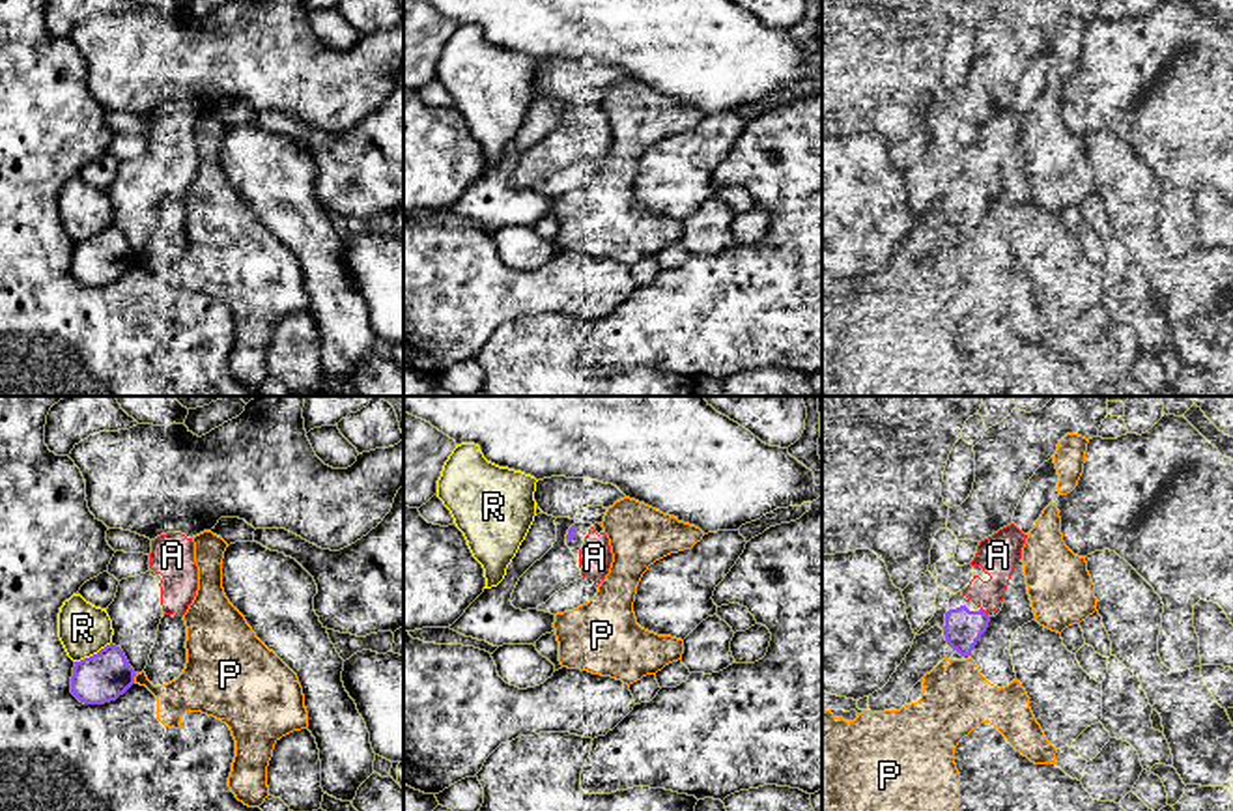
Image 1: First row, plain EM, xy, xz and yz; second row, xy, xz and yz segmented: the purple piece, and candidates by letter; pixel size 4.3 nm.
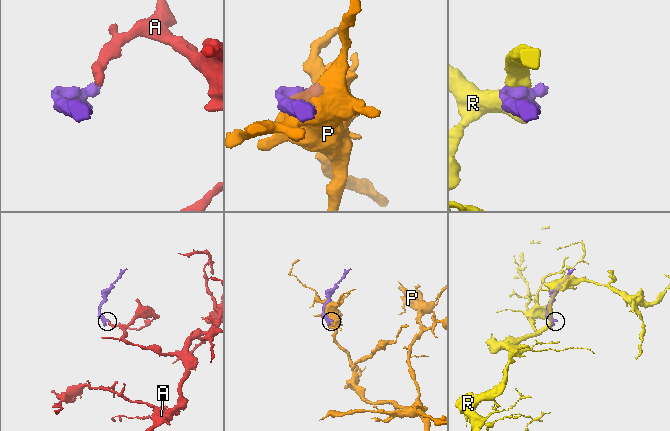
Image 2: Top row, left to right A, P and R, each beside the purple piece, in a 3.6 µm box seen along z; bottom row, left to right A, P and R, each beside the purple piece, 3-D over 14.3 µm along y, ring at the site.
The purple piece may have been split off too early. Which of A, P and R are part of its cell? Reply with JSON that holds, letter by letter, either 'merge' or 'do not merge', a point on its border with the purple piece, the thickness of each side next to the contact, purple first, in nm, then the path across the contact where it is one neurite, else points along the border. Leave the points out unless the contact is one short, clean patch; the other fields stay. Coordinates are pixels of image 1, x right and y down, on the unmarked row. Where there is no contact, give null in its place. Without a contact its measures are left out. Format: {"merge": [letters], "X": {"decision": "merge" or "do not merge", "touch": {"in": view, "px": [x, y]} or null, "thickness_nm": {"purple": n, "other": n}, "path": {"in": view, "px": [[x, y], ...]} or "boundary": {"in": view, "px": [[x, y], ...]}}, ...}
{"merge": ["A"], "A": {"decision": "merge", "touch": {"in": "yz", "px": [983, 193]}, "thickness_nm": {"purple": 160, "other": 170}}, "P": {"decision": "do not merge", "touch": {"in": "xy", "px": [133, 260]}, "thickness_nm": {"purple": 220, "other": 170}}, "R": {"decision": "do not merge", "touch": {"in": "xy", "px": [94, 236]}, "thickness_nm": {"purple": 220, "other": 220}}}

